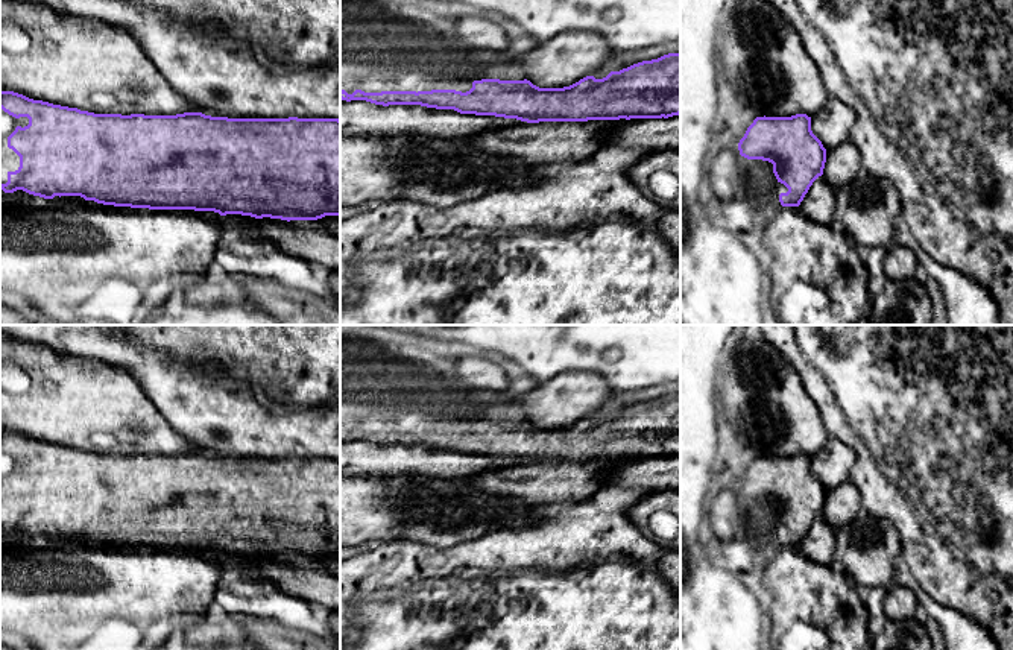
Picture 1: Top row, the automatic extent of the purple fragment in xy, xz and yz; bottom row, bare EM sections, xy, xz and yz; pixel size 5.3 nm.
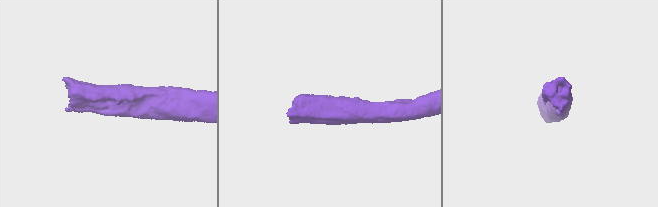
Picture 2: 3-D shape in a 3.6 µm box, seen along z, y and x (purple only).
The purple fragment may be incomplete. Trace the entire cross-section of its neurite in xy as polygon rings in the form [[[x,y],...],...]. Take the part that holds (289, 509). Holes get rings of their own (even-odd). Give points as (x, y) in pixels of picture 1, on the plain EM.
[[[0,431],[0,529],[5,533],[23,530],[44,539],[55,536],[80,536],[87,542],[149,548],[149,550],[194,550],[214,551],[220,556],[241,554],[255,559],[270,557],[281,560],[317,560],[325,556],[340,556],[340,460],[339,459],[228,459],[211,457],[202,453],[184,453],[176,456],[144,454],[94,454],[33,440],[14,431]]]

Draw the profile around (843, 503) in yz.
[[[846,480],[837,488],[826,491],[826,503],[822,516],[837,530],[854,521],[861,509],[860,492],[850,480]]]

